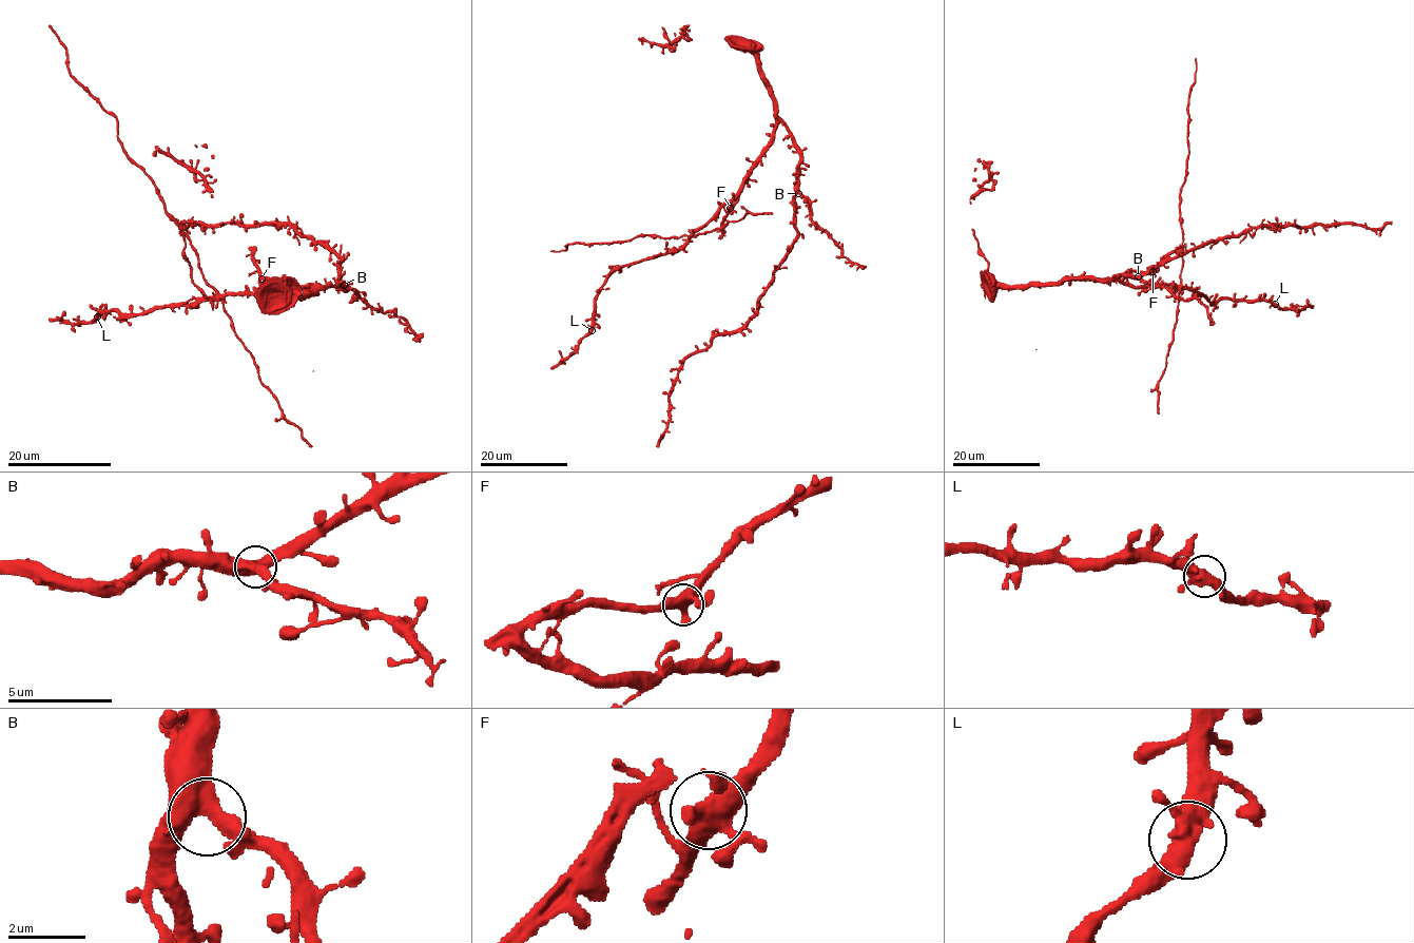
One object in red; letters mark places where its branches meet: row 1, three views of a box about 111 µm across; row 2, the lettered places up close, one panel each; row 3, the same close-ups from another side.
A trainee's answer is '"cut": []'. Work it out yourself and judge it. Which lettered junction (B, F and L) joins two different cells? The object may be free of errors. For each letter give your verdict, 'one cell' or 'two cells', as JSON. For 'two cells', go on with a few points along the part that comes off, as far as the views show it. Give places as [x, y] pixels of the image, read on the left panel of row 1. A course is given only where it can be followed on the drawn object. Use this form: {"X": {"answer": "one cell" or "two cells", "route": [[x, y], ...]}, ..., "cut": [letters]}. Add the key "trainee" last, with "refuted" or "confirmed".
{"B": {"answer": "one cell"}, "F": {"answer": "one cell"}, "L": {"answer": "one cell"}, "cut": [], "trainee": "confirmed"}

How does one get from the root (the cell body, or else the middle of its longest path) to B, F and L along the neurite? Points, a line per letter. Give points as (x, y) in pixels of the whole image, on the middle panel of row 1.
B: (775, 127), (783, 123), (799, 155), (798, 193)
F: (775, 127), (772, 145), (730, 208)
L: (775, 127), (772, 145), (742, 187), (679, 248), (620, 266), (607, 277), (594, 304), (591, 330)

